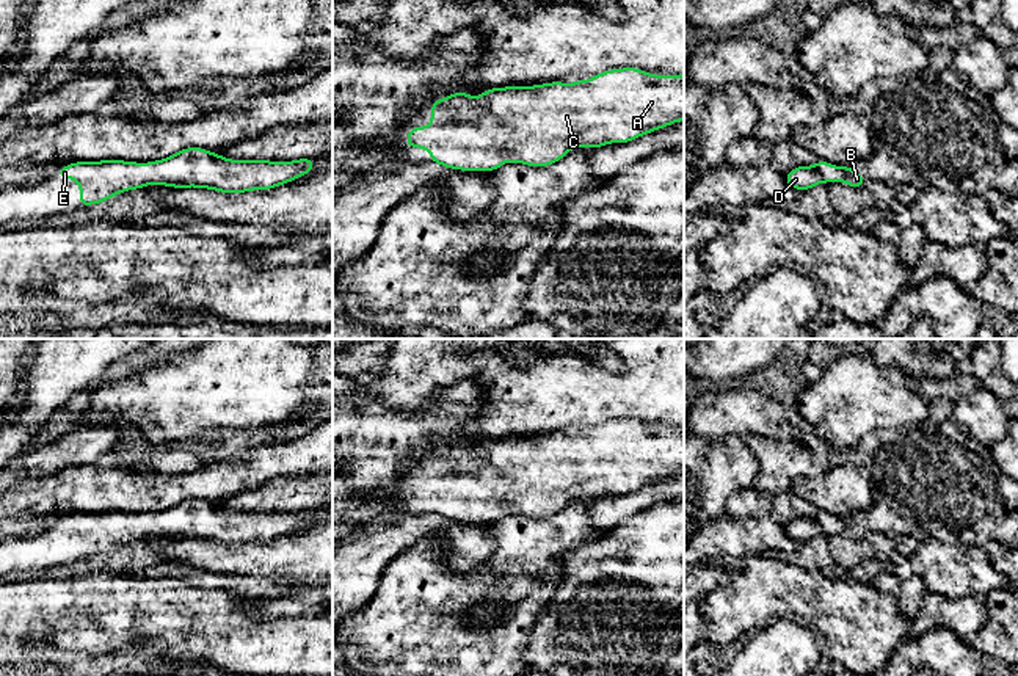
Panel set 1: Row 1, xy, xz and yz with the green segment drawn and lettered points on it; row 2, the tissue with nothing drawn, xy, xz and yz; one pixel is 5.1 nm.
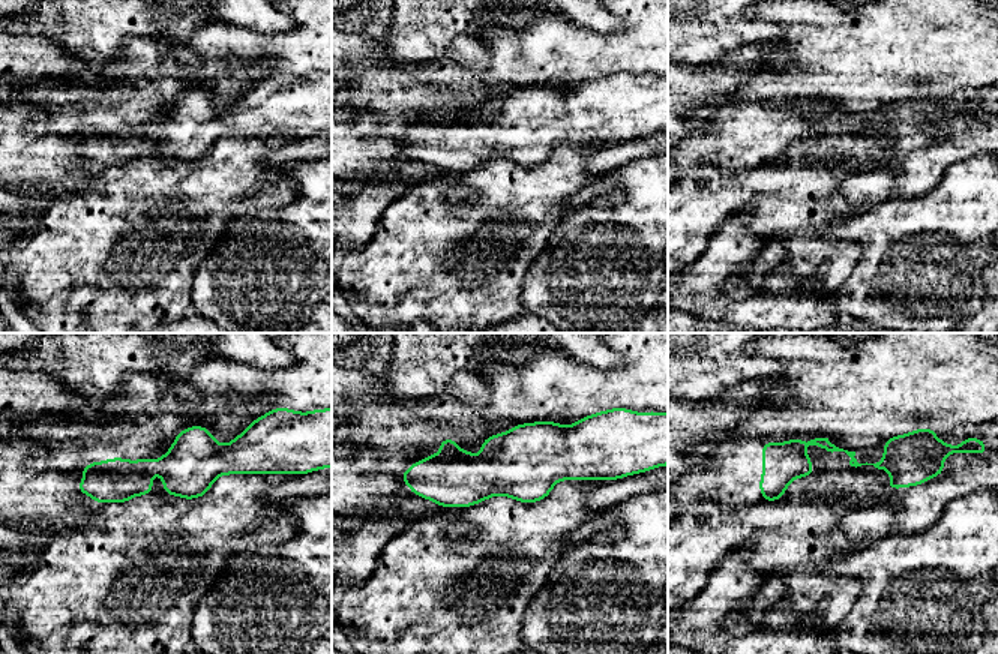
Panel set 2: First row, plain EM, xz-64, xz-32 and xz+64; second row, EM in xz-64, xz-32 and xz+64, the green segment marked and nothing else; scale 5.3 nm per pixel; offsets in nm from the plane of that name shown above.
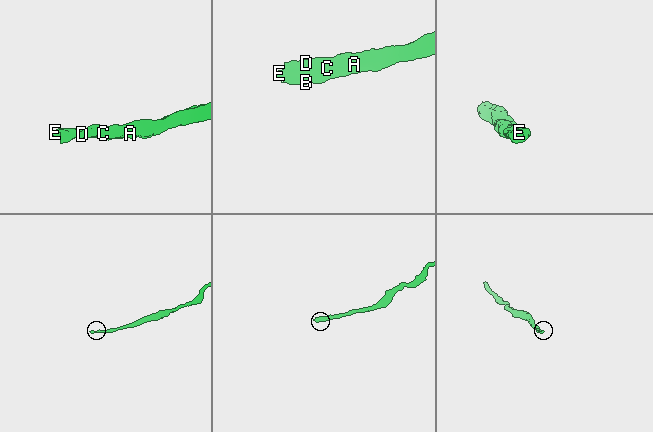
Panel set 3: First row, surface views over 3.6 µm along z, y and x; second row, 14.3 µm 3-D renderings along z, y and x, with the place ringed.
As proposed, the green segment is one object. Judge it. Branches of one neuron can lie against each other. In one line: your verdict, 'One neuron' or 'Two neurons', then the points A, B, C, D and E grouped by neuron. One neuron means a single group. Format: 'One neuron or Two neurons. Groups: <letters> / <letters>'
One neuron. Groups: A B C D E

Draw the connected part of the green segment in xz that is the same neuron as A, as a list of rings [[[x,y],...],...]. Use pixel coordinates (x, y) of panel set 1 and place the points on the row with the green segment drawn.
[[[637,67],[610,69],[576,83],[544,83],[536,86],[489,88],[478,99],[458,91],[431,102],[431,124],[408,130],[406,146],[428,149],[431,163],[463,171],[494,171],[505,162],[529,166],[549,166],[574,147],[601,147],[607,143],[627,143],[653,130],[684,121],[684,74],[654,75]]]

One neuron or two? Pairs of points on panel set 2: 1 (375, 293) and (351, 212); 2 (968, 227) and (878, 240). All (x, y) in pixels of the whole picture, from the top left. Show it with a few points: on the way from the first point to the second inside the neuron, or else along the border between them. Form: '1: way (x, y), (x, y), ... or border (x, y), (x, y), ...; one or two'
1: border (381, 215), (374, 234), (347, 254); two
2: way (946, 224), (901, 224); one

